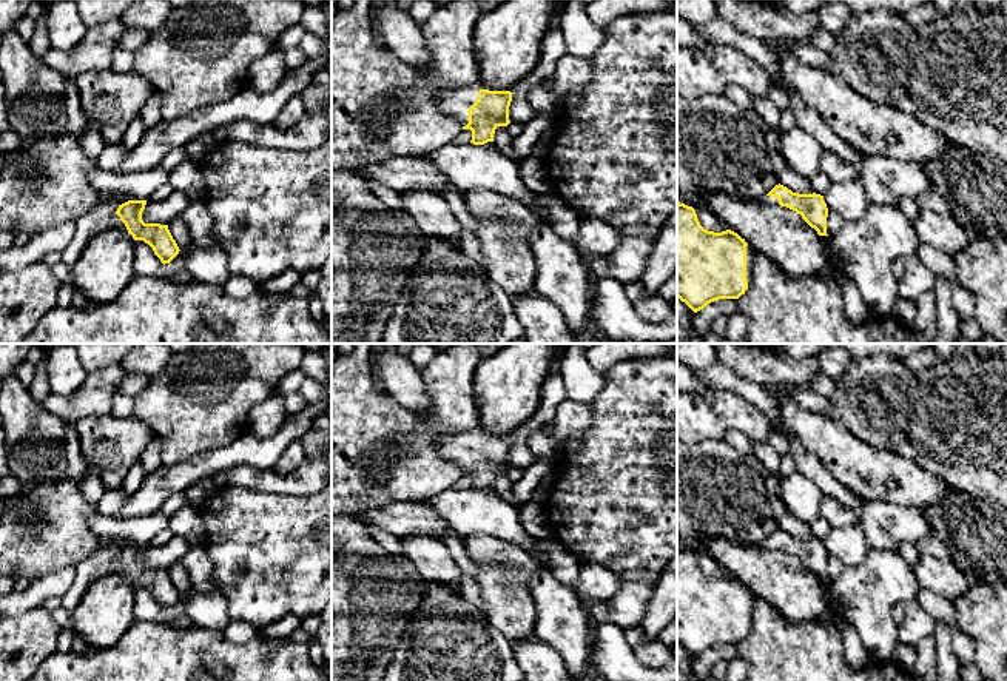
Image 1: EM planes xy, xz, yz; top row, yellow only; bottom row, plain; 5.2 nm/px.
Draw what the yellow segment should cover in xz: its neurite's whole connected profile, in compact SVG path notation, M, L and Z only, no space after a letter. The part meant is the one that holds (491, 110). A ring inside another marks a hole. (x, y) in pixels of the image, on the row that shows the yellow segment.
M481 85L473 88L449 88L438 92L438 106L455 117L463 129L472 131L473 145L493 142L498 126L507 126L510 91L489 91Z

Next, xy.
M128 200L119 205L116 214L125 223L134 240L143 240L153 248L163 265L170 263L180 250L173 239L168 225L145 223L142 220L145 205L147 200Z

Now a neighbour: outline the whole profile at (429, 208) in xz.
M412 188L401 193L401 200L423 236L460 245L464 230L450 211L444 196L433 190Z

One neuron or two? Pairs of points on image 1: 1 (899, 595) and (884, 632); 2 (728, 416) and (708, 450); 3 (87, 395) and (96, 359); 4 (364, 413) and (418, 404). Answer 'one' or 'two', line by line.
1: one
2: two
3: two
4: two

